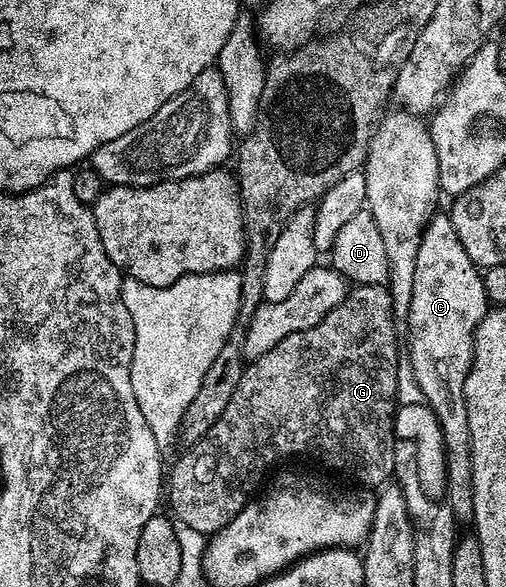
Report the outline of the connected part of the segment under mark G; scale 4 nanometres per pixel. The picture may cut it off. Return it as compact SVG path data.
M361 284L352 287L348 291L346 298L340 302L317 326L313 326L304 332L289 334L289 338L281 338L269 354L261 354L261 358L250 361L244 367L241 374L241 382L237 382L237 390L233 390L233 398L229 398L229 406L221 410L221 418L209 426L209 430L196 444L190 445L187 452L175 465L169 468L169 496L171 492L171 508L174 519L182 527L192 528L204 534L214 534L220 532L234 516L244 508L245 505L256 495L255 487L263 480L263 475L267 472L267 467L274 460L279 460L282 456L291 456L294 452L319 452L319 456L331 468L336 468L339 472L348 472L351 476L356 476L358 483L363 486L383 486L394 477L393 470L393 446L395 445L395 413L397 409L396 396L398 394L398 362L401 357L401 336L395 333L395 323L397 317L394 312L394 303L388 289L382 284L367 285Z

